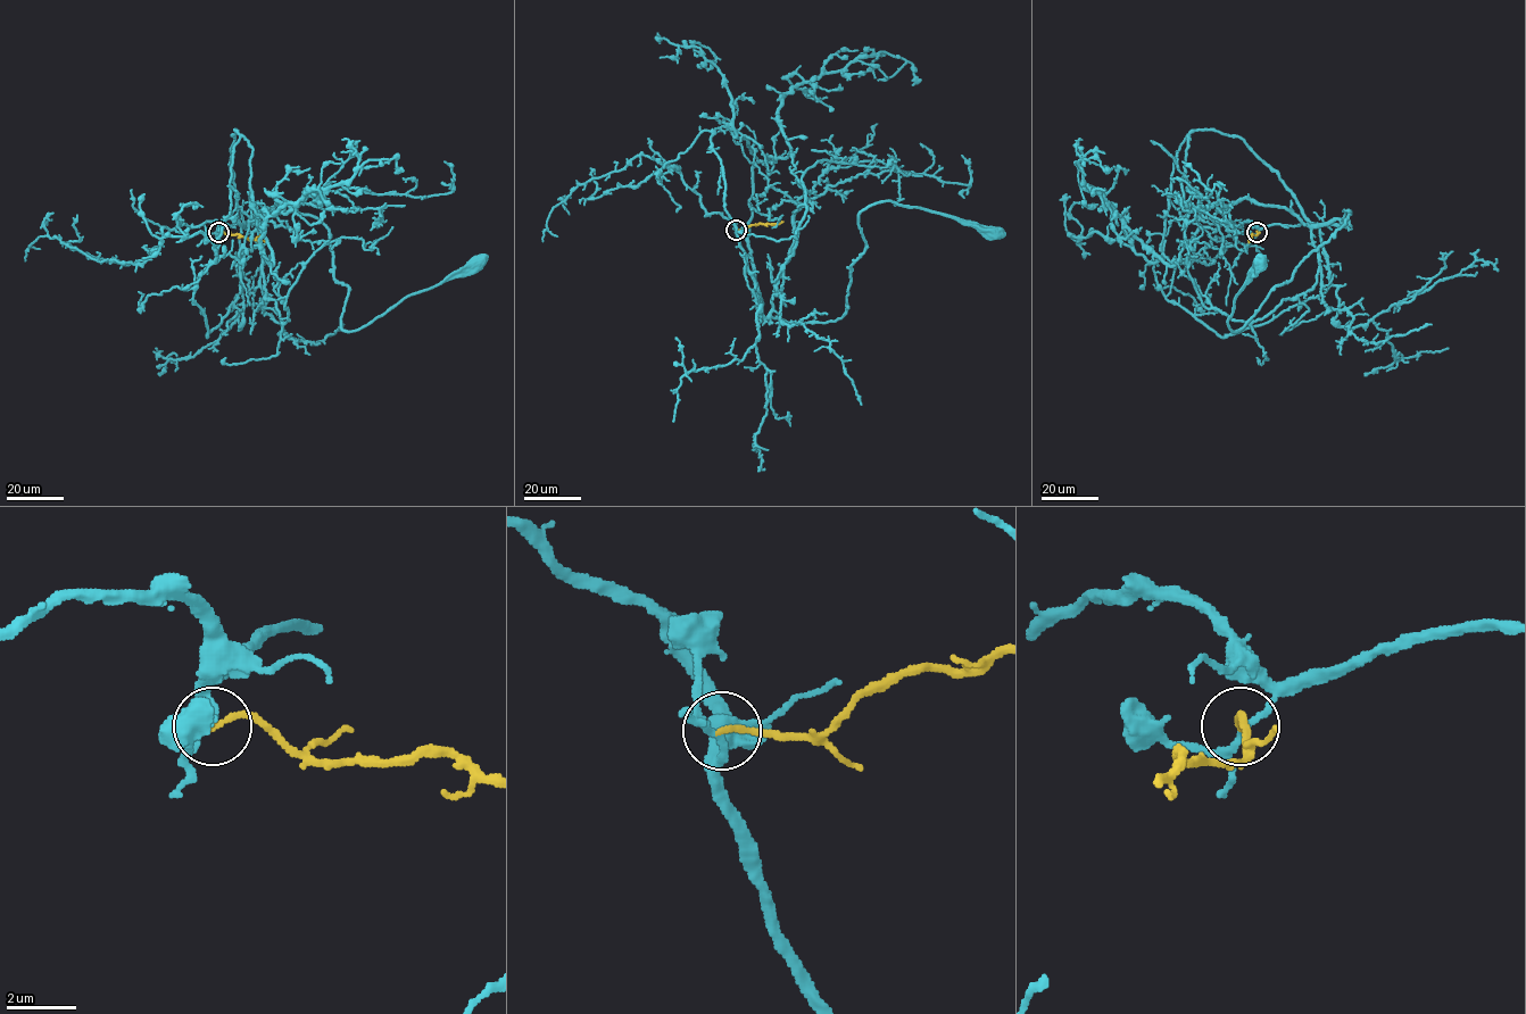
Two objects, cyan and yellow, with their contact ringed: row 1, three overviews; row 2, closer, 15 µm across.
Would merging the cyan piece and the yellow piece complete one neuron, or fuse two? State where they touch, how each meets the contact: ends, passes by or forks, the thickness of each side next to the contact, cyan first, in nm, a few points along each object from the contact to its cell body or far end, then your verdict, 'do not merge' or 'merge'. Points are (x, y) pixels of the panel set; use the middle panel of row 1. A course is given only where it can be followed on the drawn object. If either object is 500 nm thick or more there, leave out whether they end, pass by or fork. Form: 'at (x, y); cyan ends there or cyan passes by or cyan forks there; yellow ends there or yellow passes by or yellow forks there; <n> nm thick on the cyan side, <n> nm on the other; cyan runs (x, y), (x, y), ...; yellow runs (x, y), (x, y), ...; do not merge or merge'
at (736, 230); cyan passes by; yellow ends there; 160 nm thick on the cyan side, 180 nm on the other; cyan runs (736, 230), (761, 313), (793, 323), (846, 310), (851, 266), (865, 246), (859, 215), (876, 204), (992, 231); yellow runs (736, 230), (781, 222); do not merge

